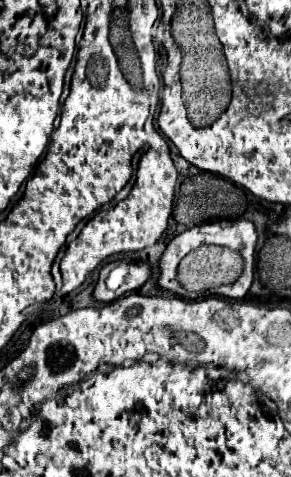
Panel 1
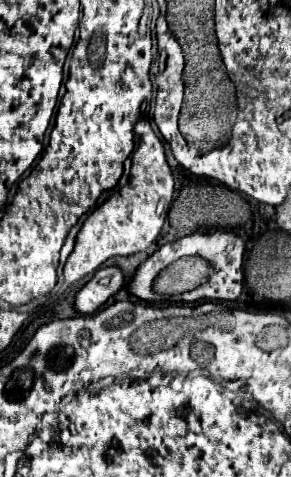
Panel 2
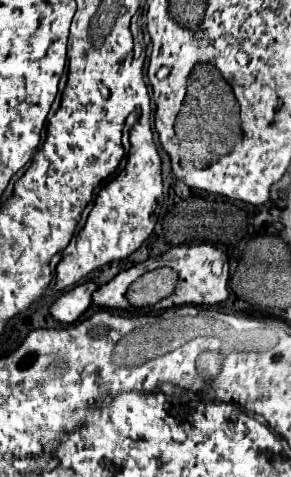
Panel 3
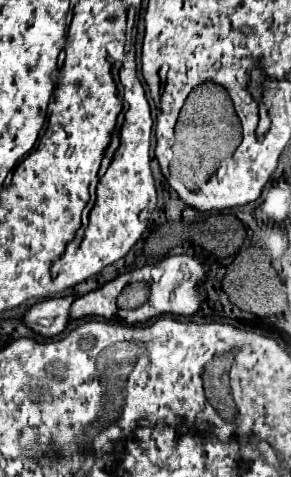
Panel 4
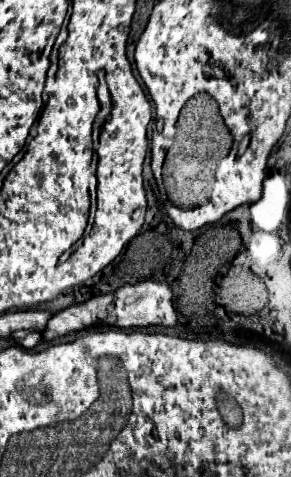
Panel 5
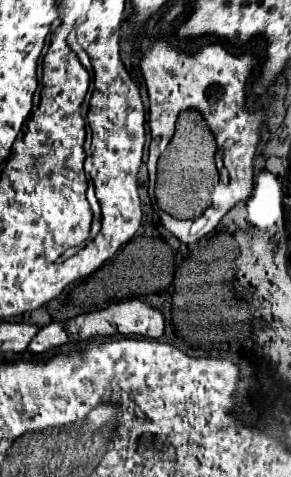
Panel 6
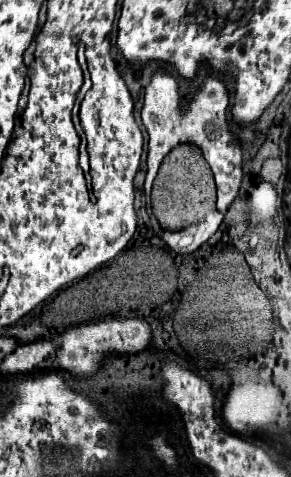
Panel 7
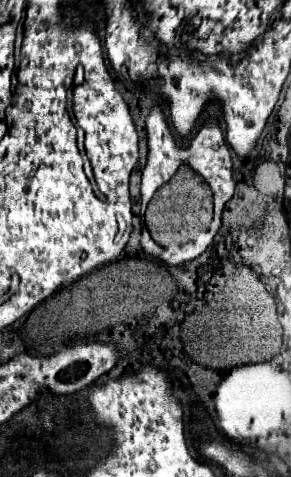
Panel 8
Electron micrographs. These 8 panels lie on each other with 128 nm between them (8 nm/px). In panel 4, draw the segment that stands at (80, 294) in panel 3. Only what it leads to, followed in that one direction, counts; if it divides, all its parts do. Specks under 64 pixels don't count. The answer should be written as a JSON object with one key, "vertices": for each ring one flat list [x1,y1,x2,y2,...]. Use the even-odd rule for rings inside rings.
{"vertices":[[56,296,56,298,42,300,26,312,24,322,30,328,38,328,42,336,56,336,66,330,66,324,70,320,70,306,74,300,76,296],[44,318,50,320,50,326,40,324,40,320]]}

